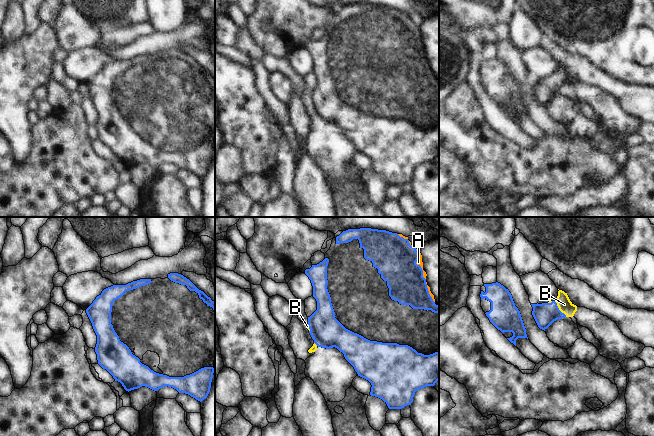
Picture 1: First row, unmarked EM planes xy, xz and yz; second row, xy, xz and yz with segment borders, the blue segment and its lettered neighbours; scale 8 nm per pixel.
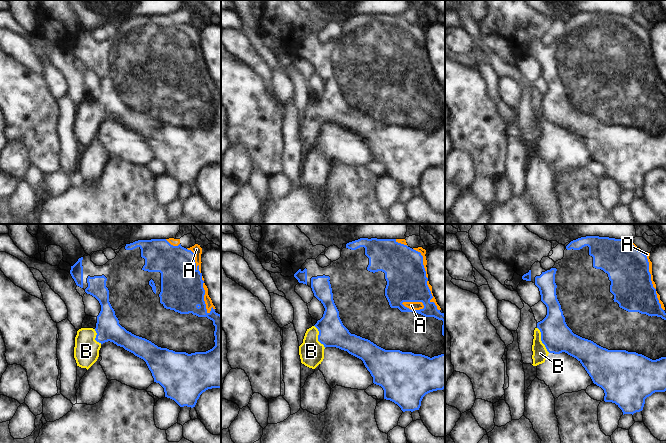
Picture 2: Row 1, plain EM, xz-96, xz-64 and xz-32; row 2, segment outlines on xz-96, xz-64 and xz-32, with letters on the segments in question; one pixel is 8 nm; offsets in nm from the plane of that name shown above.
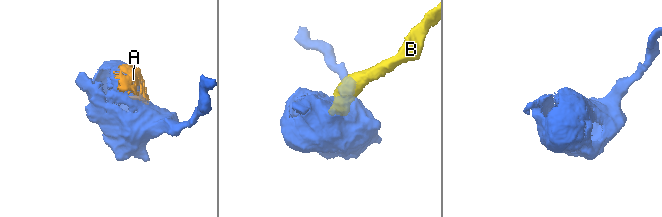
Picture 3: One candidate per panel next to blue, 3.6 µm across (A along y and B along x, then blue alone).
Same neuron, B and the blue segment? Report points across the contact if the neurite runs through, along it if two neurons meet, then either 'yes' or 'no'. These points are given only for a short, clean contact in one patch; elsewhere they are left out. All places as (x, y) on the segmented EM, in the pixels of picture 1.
way yz (545, 314), (558, 309), (564, 304); yes

